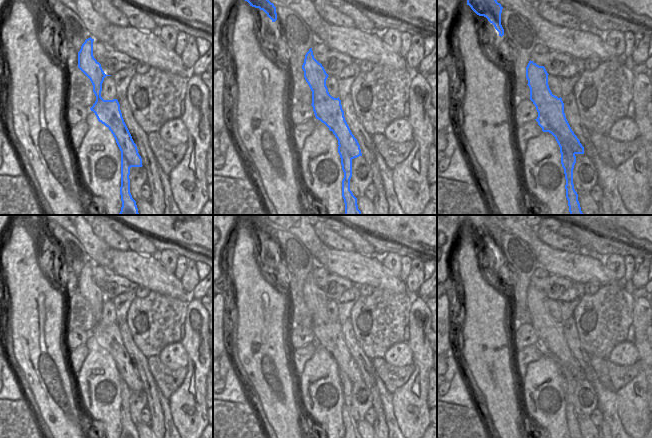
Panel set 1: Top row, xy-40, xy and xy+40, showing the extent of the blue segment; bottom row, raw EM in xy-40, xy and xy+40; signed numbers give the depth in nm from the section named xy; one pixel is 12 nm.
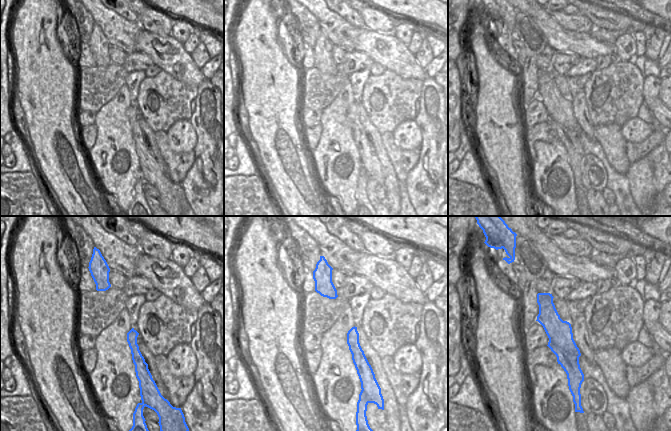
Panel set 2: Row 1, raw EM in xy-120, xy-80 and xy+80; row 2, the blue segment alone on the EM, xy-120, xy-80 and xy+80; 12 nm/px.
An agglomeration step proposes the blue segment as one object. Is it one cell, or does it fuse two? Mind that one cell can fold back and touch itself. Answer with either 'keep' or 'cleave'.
cleave

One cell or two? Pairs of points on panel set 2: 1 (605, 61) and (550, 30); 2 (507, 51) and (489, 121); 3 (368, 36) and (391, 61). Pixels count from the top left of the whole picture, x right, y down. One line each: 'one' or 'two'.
1: two
2: two
3: one

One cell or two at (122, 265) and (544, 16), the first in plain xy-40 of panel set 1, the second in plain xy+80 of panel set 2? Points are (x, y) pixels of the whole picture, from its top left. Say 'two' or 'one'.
one

